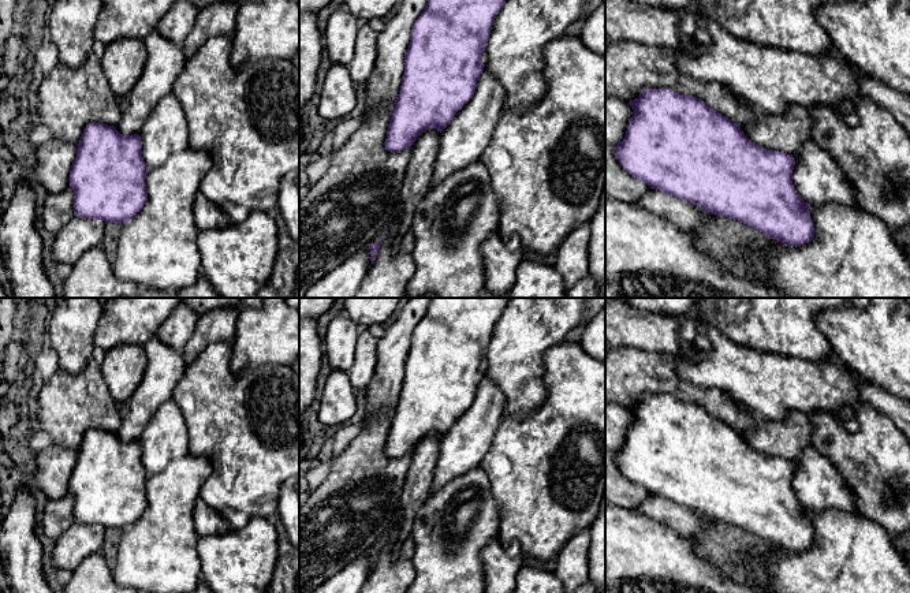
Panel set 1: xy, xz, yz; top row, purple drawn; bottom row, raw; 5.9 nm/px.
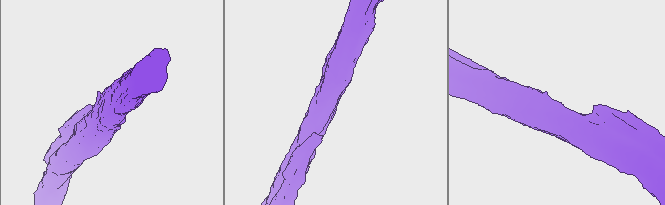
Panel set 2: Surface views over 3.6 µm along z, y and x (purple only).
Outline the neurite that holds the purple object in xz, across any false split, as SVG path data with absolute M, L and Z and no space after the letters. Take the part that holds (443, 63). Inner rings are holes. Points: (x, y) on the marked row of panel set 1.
M429 0L417 18L409 49L404 55L404 74L392 111L385 149L398 153L411 146L398 210L383 230L385 235L396 223L395 236L404 235L411 225L417 205L429 190L435 161L440 149L440 133L474 96L477 81L484 71L482 55L493 20L506 0Z

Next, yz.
M645 89L639 97L629 101L634 115L624 139L615 145L615 158L634 178L650 189L732 220L738 220L765 236L784 245L799 246L814 236L809 209L792 184L792 157L801 146L812 141L813 123L806 108L791 105L783 113L757 111L754 123L736 124L727 116L711 109L701 98L676 93L672 89Z

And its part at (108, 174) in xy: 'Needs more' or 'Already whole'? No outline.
Needs more

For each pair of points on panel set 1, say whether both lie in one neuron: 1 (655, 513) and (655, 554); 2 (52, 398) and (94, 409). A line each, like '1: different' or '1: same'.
1: different
2: same

